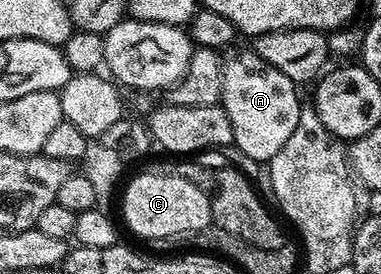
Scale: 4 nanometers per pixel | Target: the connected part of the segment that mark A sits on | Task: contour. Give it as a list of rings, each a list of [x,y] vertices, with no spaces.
[[[252,50],[237,52],[234,56],[224,57],[221,64],[221,96],[219,106],[225,111],[229,125],[233,131],[233,144],[249,160],[268,162],[279,150],[286,146],[287,138],[291,138],[291,130],[300,121],[303,104],[297,101],[298,85],[294,84],[287,74],[275,70],[275,66],[267,64]]]

